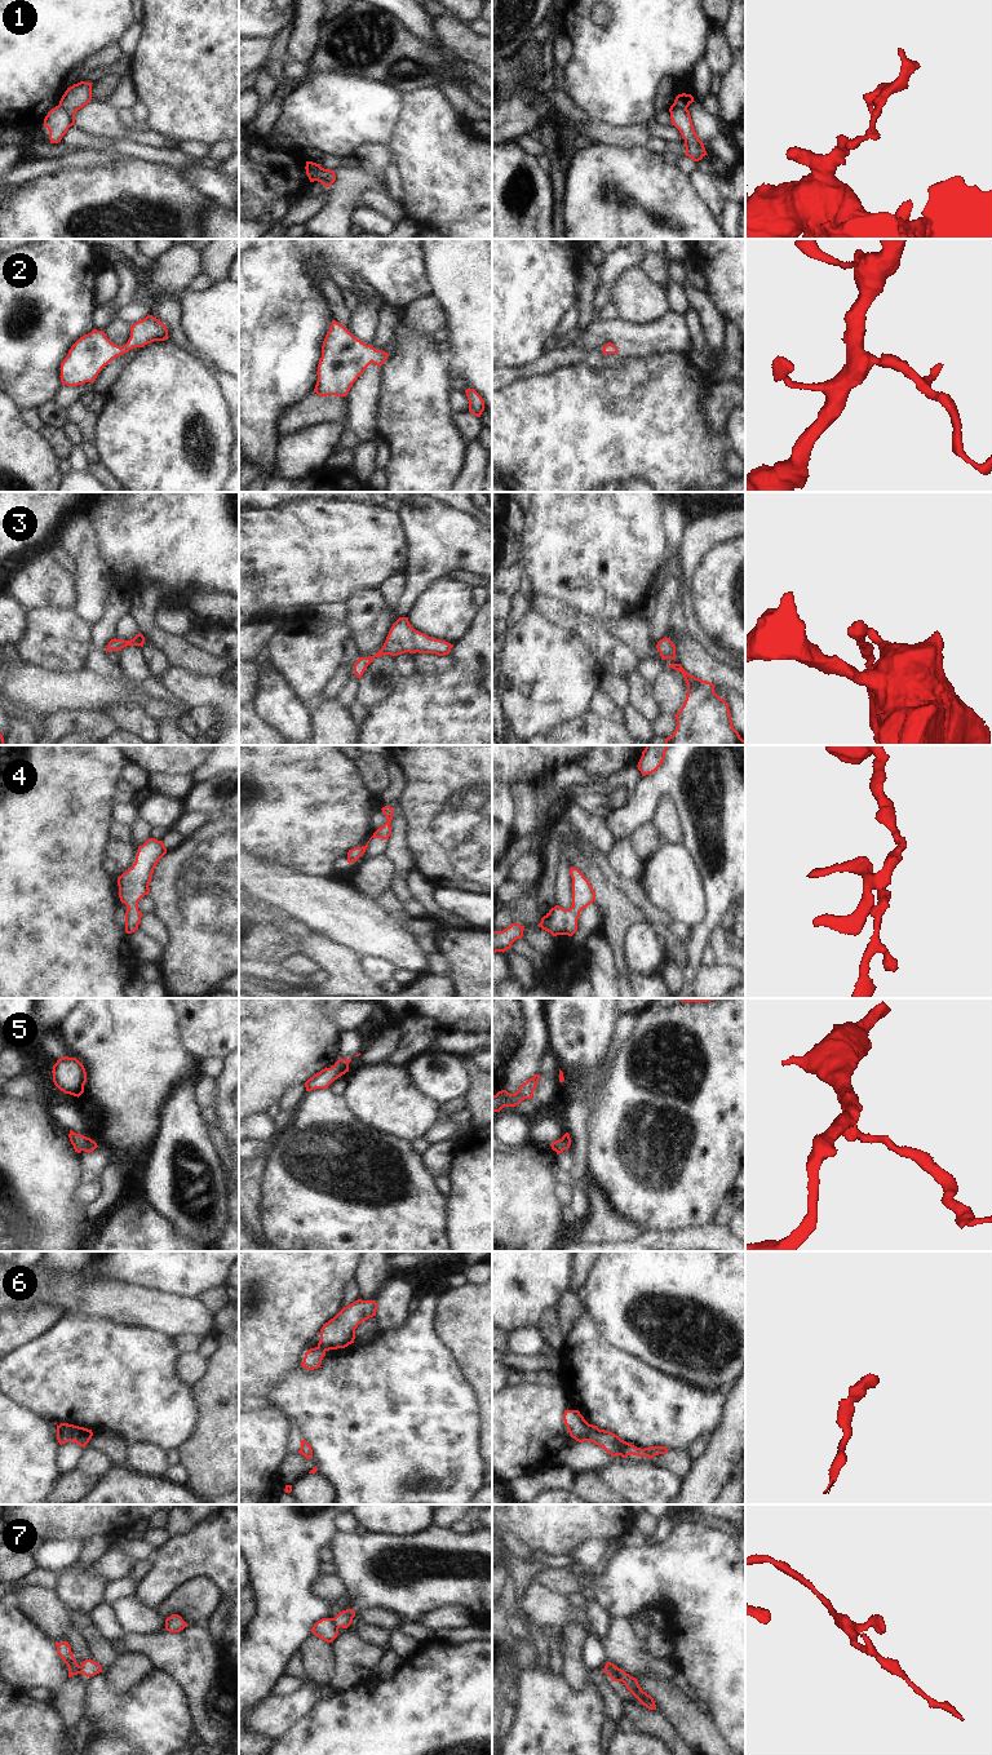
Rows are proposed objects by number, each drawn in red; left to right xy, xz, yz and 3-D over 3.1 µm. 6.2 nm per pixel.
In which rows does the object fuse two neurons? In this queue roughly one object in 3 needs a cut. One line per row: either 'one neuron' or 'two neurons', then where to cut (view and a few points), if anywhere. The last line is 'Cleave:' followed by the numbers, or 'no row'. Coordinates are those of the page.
1: two neurons; cut xy (60, 103), (74, 112)
2: one neuron; cut none
3: one neuron; cut none
4: one neuron; cut none
5: two neurons; cut xy (89, 1138), (82, 1149)
6: two neurons; cut xy (69, 1425), (71, 1440)
7: two neurons; cut xz (333, 1618), (340, 1626)
Cleave: 1, 5, 6, 7

